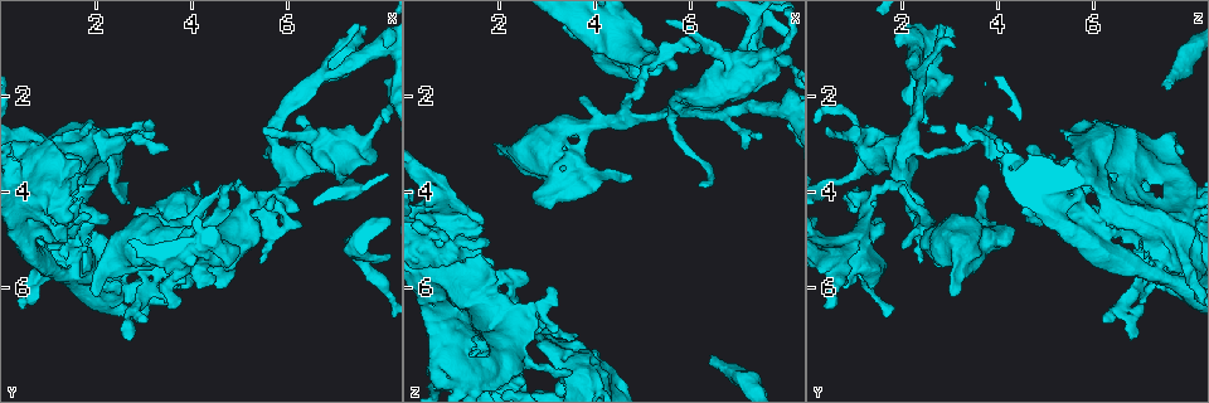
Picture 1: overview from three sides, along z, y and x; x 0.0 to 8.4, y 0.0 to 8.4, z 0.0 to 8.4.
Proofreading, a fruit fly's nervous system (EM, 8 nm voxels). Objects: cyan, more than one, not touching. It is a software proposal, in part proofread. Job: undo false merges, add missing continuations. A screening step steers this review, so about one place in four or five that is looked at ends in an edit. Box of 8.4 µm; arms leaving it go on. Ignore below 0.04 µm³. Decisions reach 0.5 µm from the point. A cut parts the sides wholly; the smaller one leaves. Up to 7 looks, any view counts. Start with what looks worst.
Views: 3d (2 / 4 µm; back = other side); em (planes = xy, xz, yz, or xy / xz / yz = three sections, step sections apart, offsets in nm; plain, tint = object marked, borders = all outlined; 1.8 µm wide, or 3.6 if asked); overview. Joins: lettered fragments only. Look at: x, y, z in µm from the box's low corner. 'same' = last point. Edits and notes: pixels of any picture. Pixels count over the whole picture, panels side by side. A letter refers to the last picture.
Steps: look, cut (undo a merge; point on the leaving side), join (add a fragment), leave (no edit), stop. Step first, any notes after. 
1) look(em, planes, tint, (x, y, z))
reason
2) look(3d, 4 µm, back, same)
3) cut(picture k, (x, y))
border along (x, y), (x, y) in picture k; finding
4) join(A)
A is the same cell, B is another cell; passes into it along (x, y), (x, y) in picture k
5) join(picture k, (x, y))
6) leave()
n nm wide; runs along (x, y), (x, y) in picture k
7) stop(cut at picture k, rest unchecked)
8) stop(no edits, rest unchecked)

look(em, planes, borders, (6.45, 1.85, 7.35))
an open end

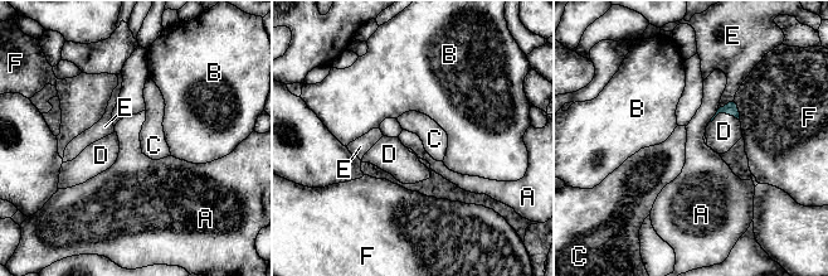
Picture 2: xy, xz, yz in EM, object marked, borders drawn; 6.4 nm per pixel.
join(picture 2, (724, 131))
D touches over 220 nm; D is the same cell, A, B, C, E and F are other cells; passes into it along (731, 109), (721, 112), (724, 131) in picture 2; it goes on there

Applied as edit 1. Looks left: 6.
look(em, 3.6 µm, xy, step 8, tint, (0.80, 3.75, 6.00))
closes a loop

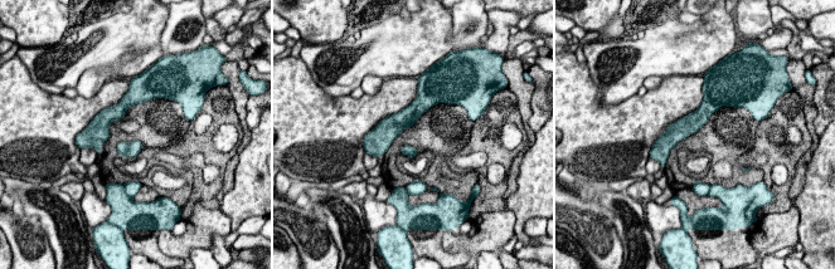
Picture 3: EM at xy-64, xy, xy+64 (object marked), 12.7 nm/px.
look(em, 3.6 µm, xy, step 8, borders, same)
what lies round it

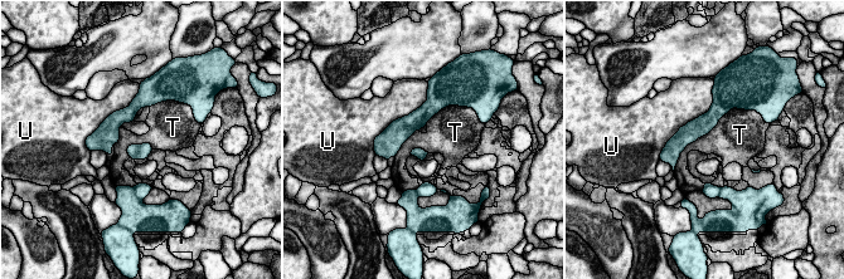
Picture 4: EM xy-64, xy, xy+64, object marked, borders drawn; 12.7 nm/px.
leave()
130 nm wide; T and U are other cells; border along (733, 108), (690, 142), (675, 165) in picture 4; all the same neuron

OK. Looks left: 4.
look(overview)

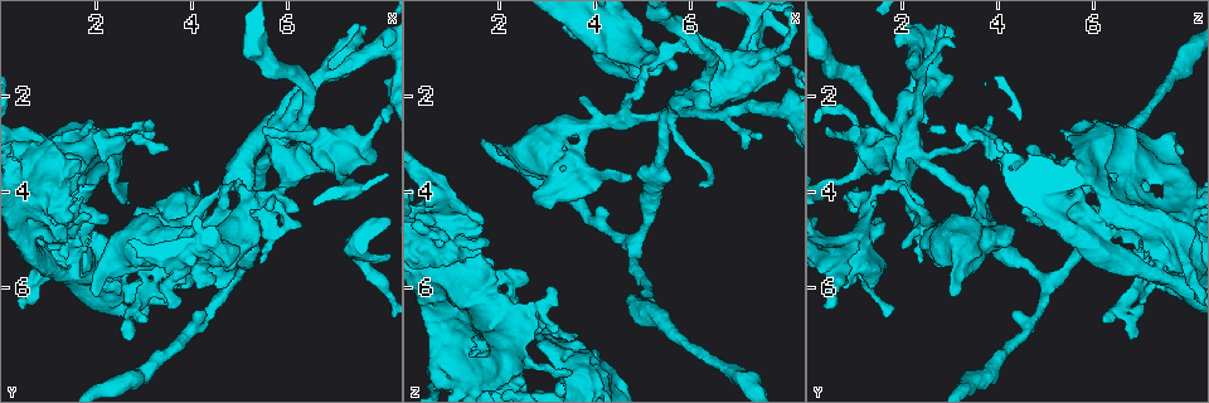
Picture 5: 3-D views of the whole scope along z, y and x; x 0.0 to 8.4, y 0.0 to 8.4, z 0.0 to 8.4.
look(em, planes, borders, (5.35, 4.25, 1.15))

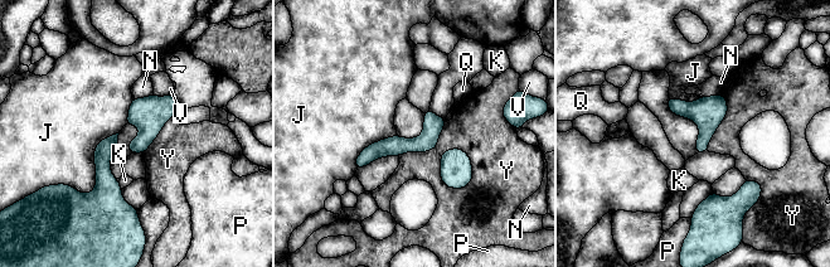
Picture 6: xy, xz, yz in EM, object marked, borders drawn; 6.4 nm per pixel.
leave()
J touches over 500 nm; J, K, N, P, Q, V and Y are other cells; runs along (441, 121), (417, 145), (358, 164) in picture 6; all the same neuron

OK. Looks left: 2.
stop(join at picture 2, rest unchecked)

